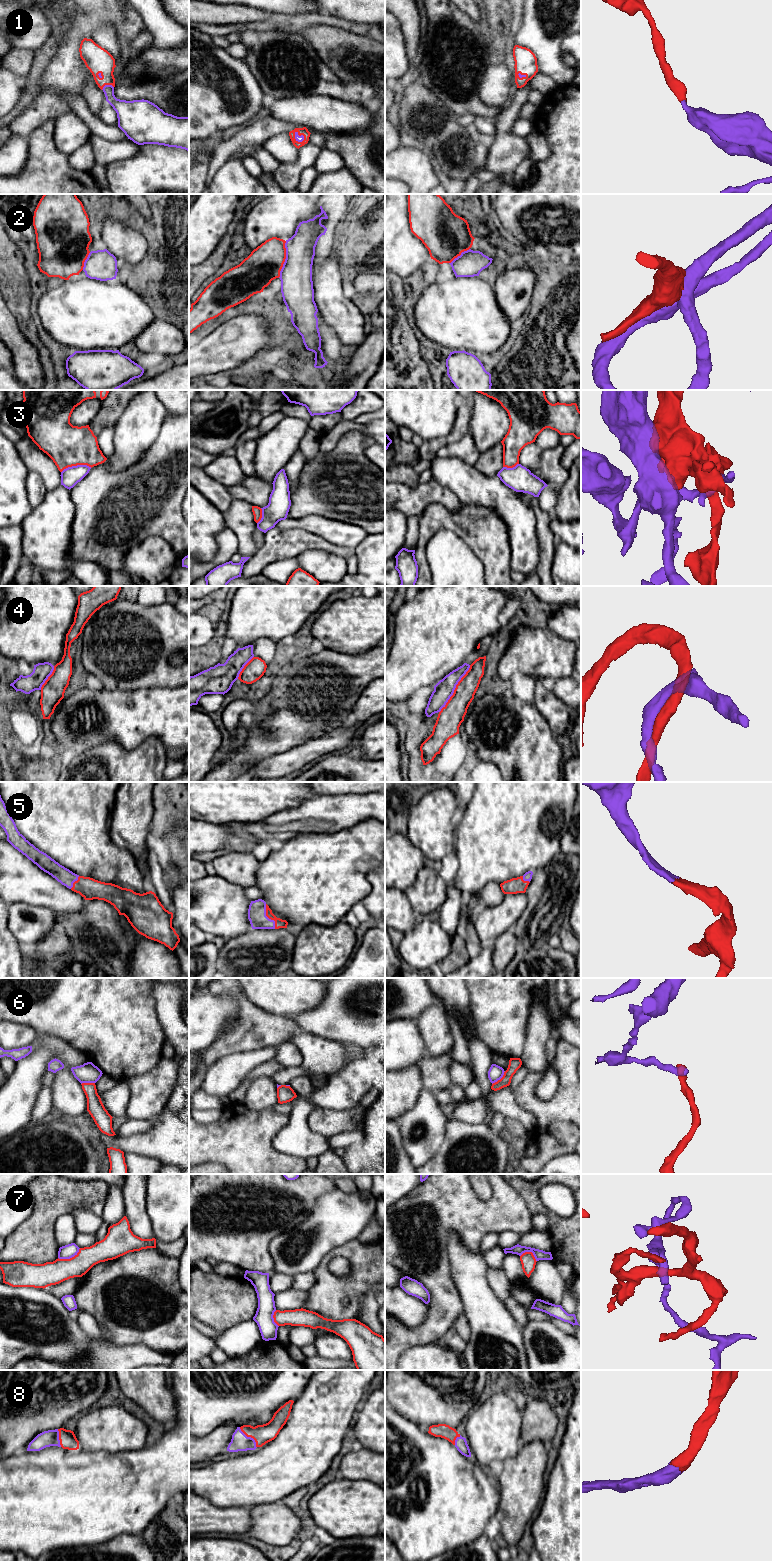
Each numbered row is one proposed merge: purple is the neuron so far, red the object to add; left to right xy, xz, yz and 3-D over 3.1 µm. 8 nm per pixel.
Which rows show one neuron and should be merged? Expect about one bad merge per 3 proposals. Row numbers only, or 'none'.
1, 2, 4, 5, 8

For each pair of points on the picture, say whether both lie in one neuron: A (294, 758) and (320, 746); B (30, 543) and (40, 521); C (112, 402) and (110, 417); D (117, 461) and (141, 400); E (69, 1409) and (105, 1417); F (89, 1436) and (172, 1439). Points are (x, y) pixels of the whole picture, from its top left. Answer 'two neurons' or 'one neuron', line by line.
A: one neuron
B: one neuron
C: one neuron
D: one neuron
E: two neurons
F: two neurons

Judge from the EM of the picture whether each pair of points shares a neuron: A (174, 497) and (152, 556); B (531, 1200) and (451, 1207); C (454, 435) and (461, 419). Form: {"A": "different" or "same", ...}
{"A": "different", "B": "different", "C": "same"}

